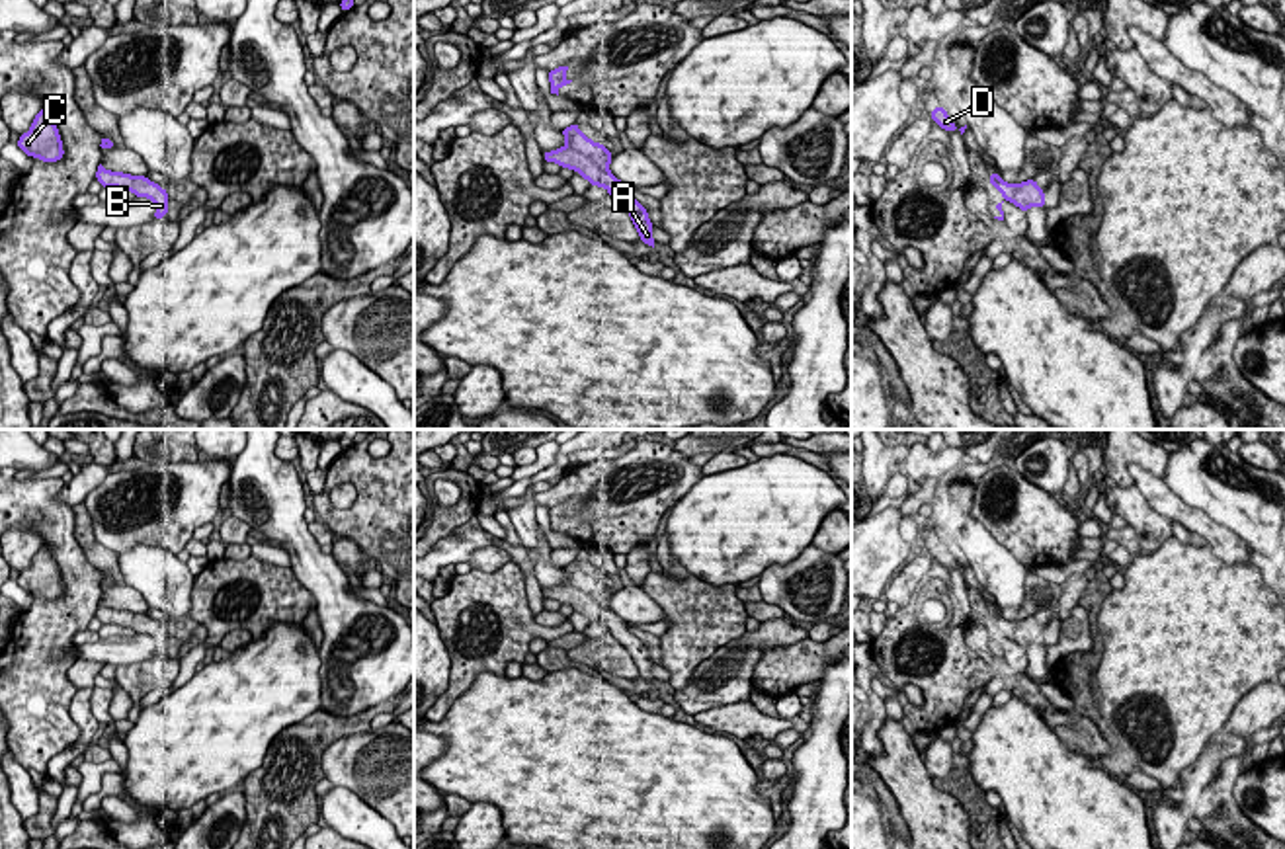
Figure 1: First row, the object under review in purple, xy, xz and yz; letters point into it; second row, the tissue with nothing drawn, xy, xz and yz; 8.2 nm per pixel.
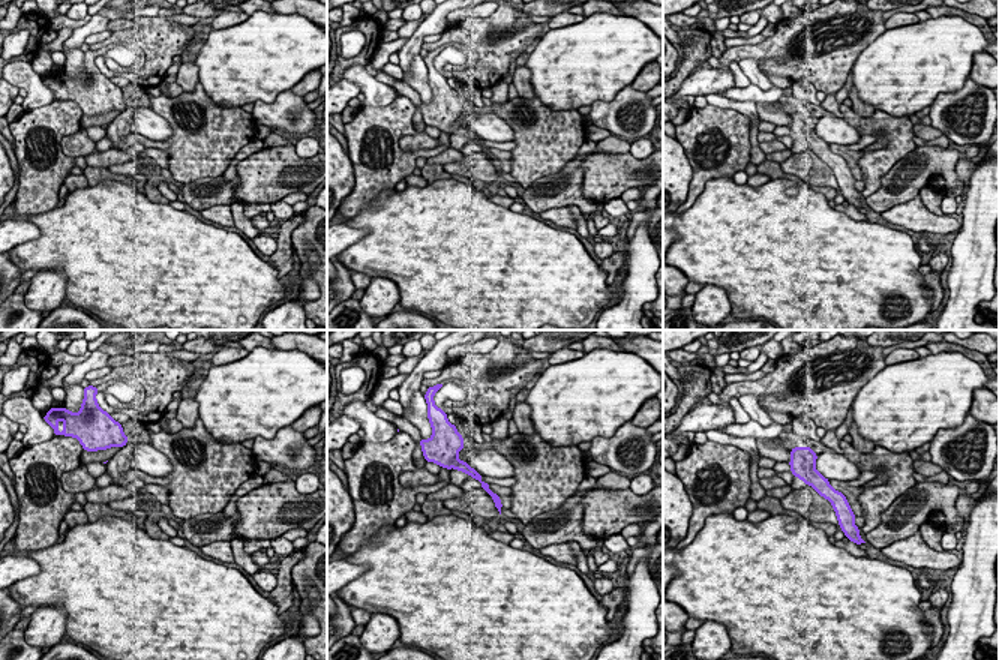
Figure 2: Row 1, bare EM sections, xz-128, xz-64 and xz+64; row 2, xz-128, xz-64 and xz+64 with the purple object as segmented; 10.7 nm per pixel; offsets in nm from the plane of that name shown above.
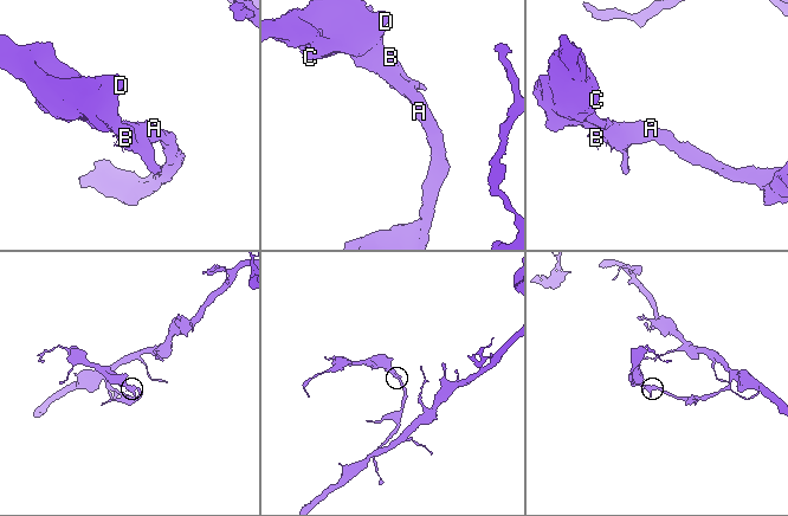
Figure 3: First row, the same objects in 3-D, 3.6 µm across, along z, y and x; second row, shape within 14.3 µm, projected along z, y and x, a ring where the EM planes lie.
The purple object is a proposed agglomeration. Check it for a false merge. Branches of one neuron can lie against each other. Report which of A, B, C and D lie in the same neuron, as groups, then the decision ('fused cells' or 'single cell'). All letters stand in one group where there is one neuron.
A B C D; single cell

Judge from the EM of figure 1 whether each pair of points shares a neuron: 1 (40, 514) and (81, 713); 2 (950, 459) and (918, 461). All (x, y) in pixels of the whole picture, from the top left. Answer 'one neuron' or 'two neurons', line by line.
1: two neurons
2: one neuron

